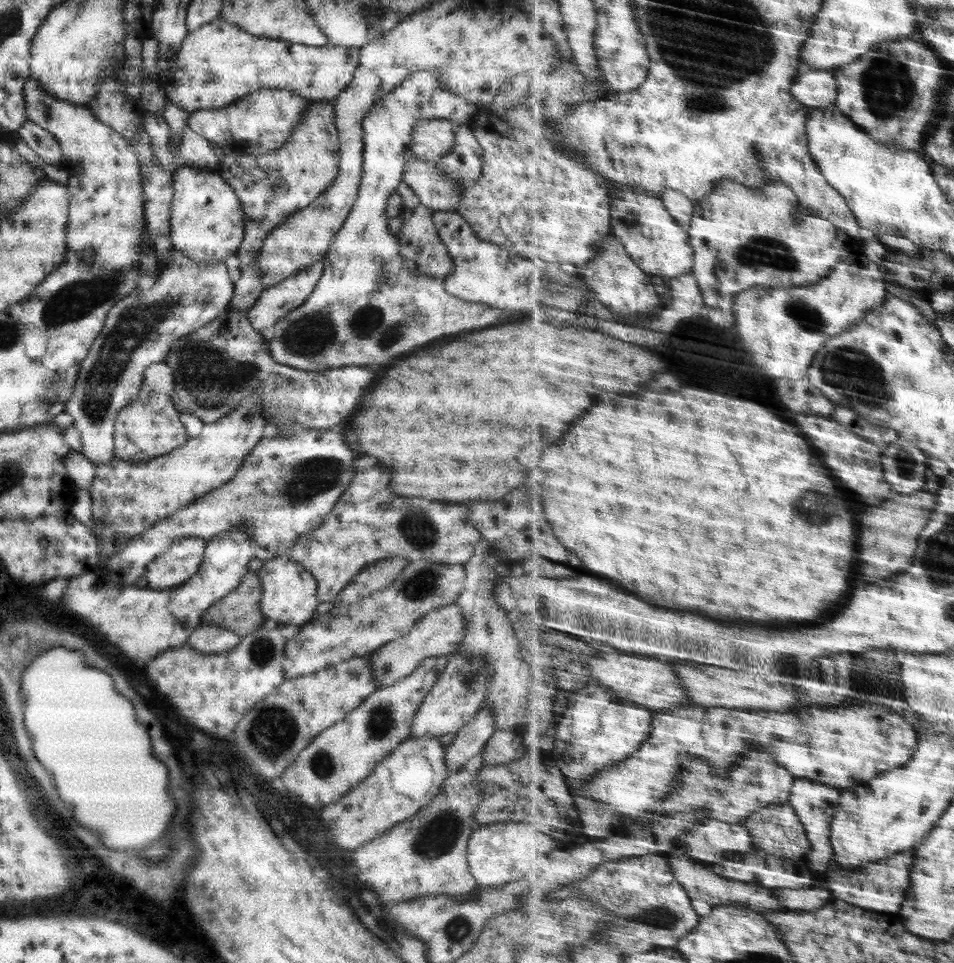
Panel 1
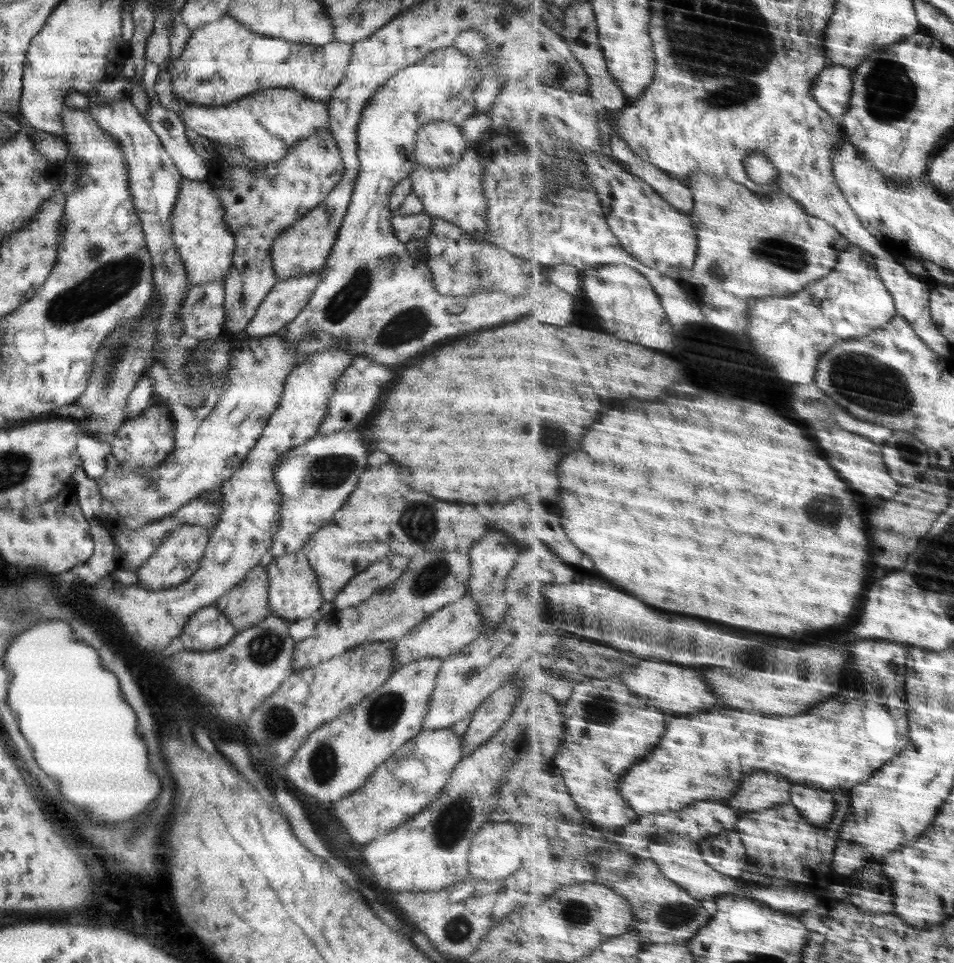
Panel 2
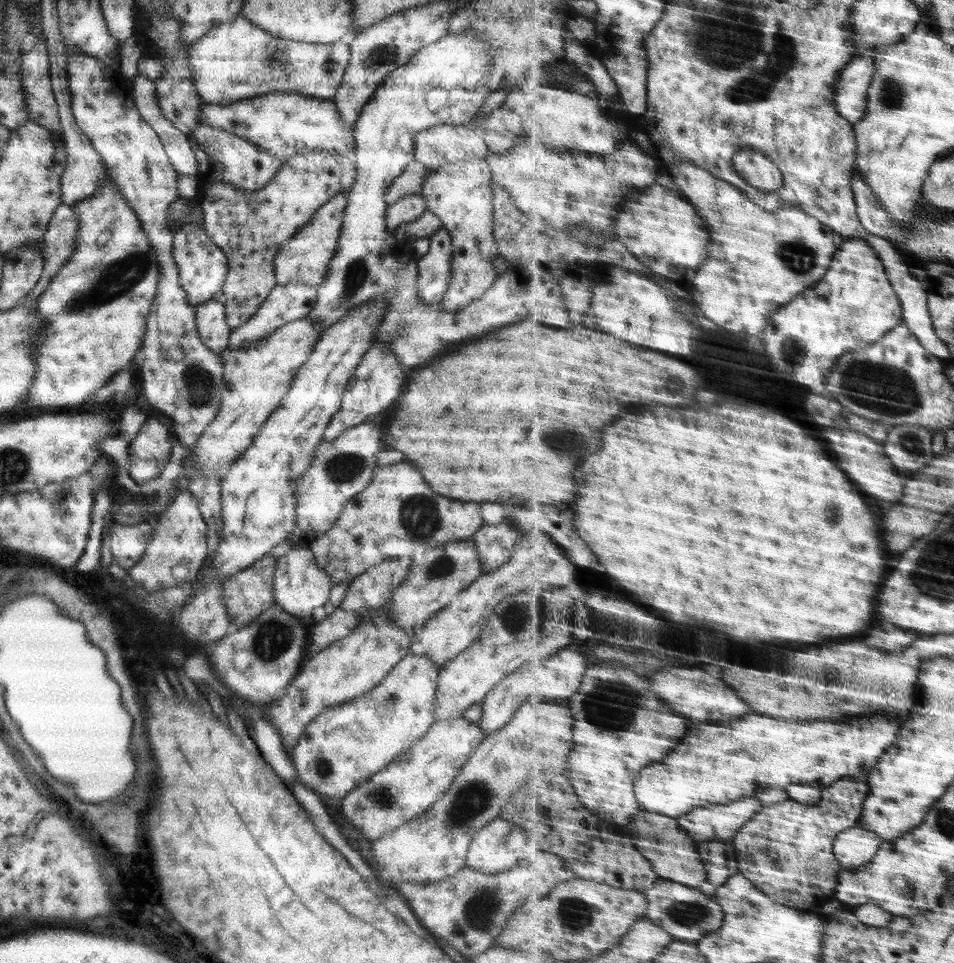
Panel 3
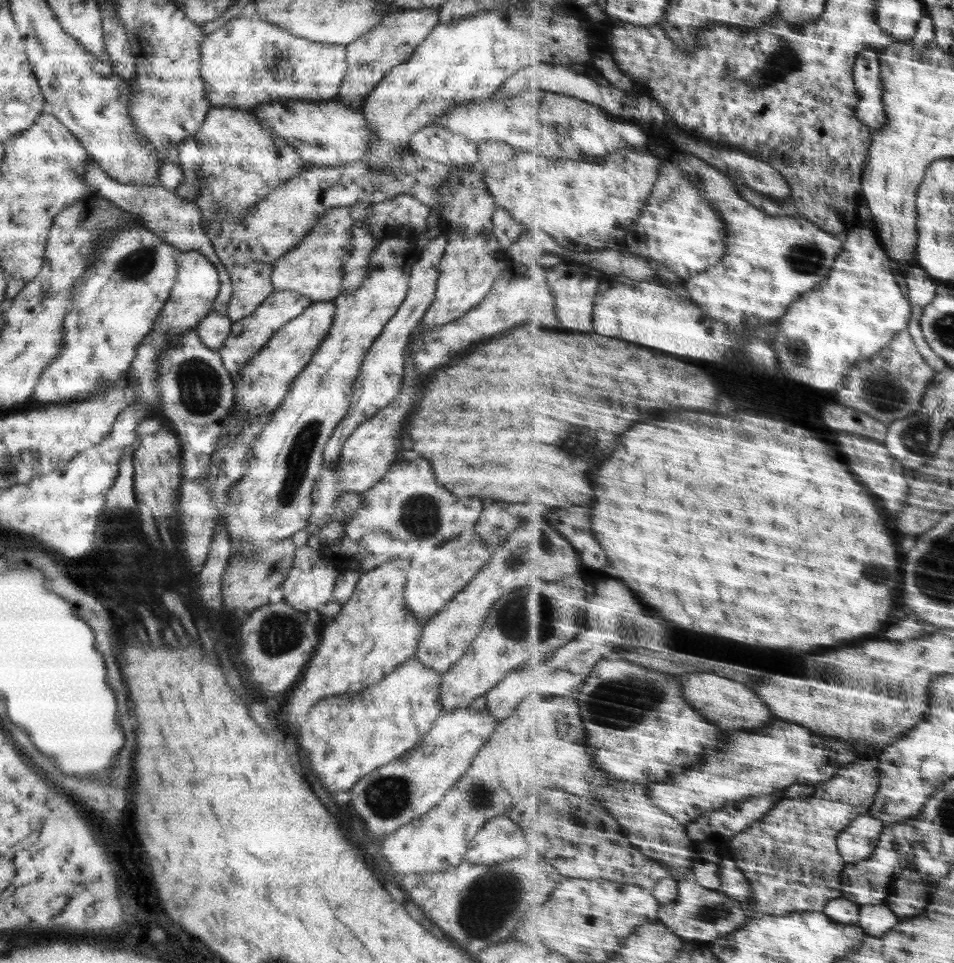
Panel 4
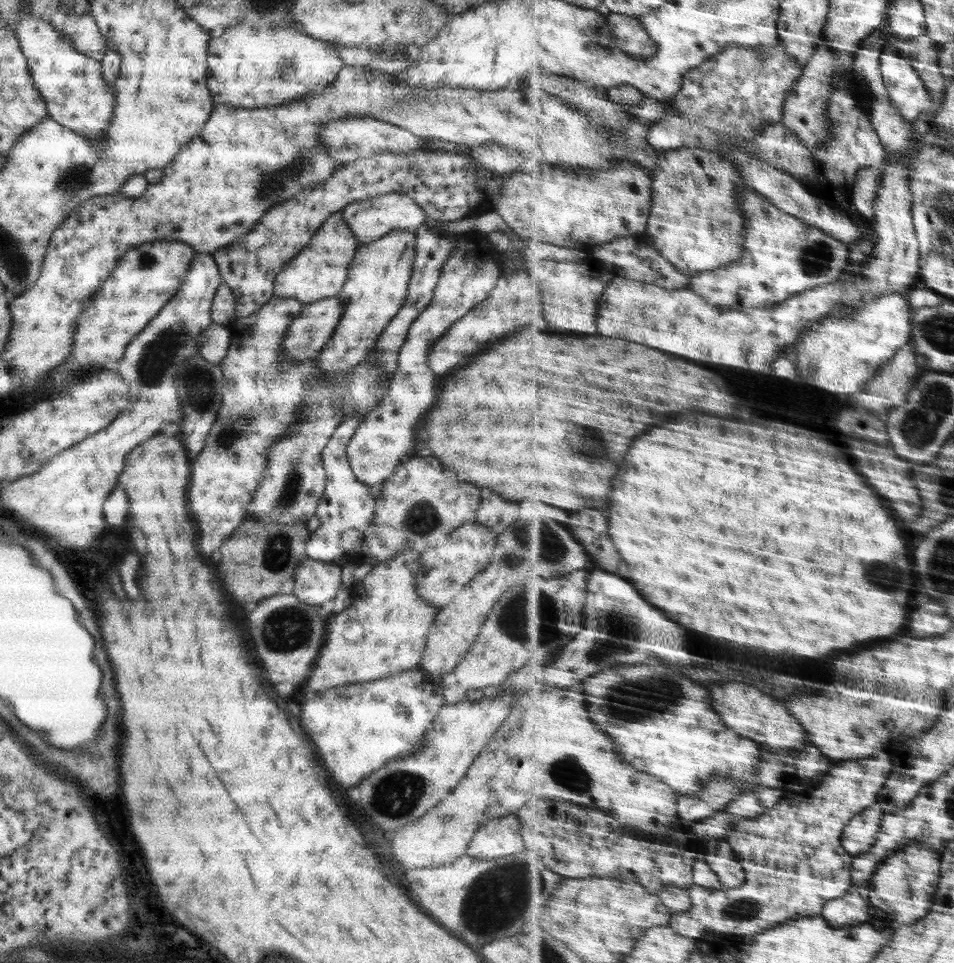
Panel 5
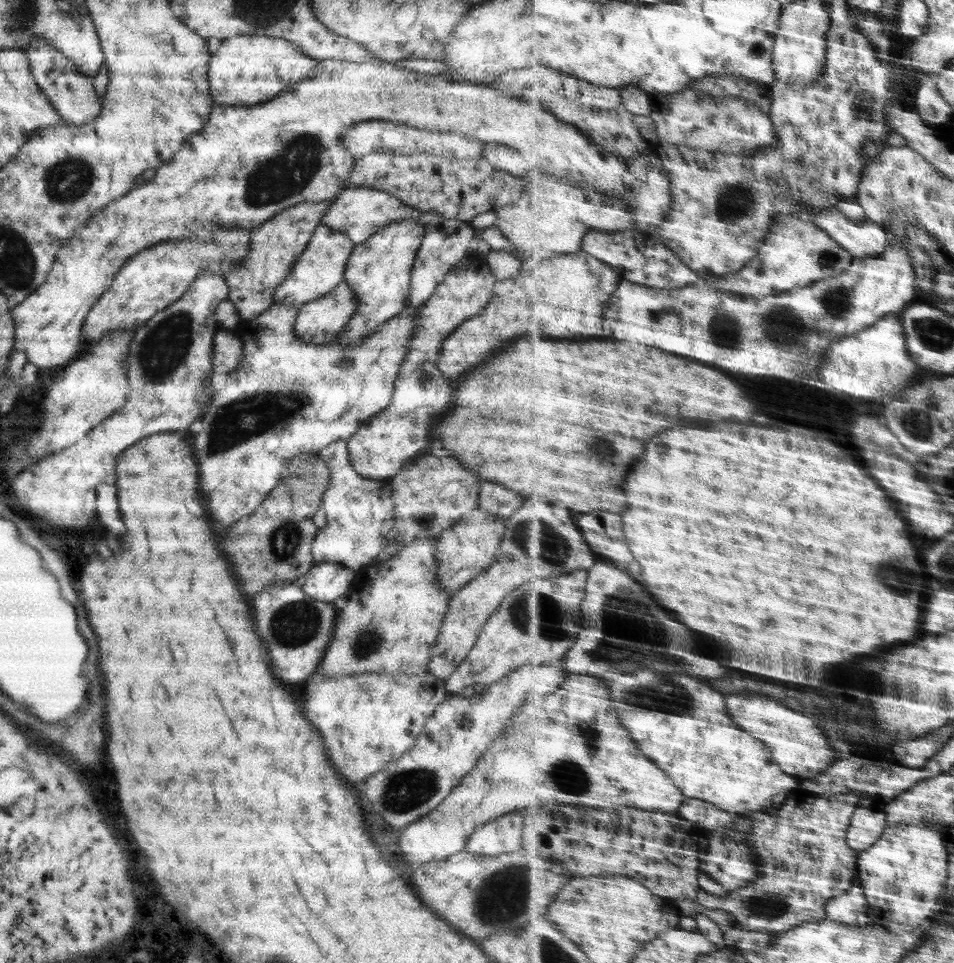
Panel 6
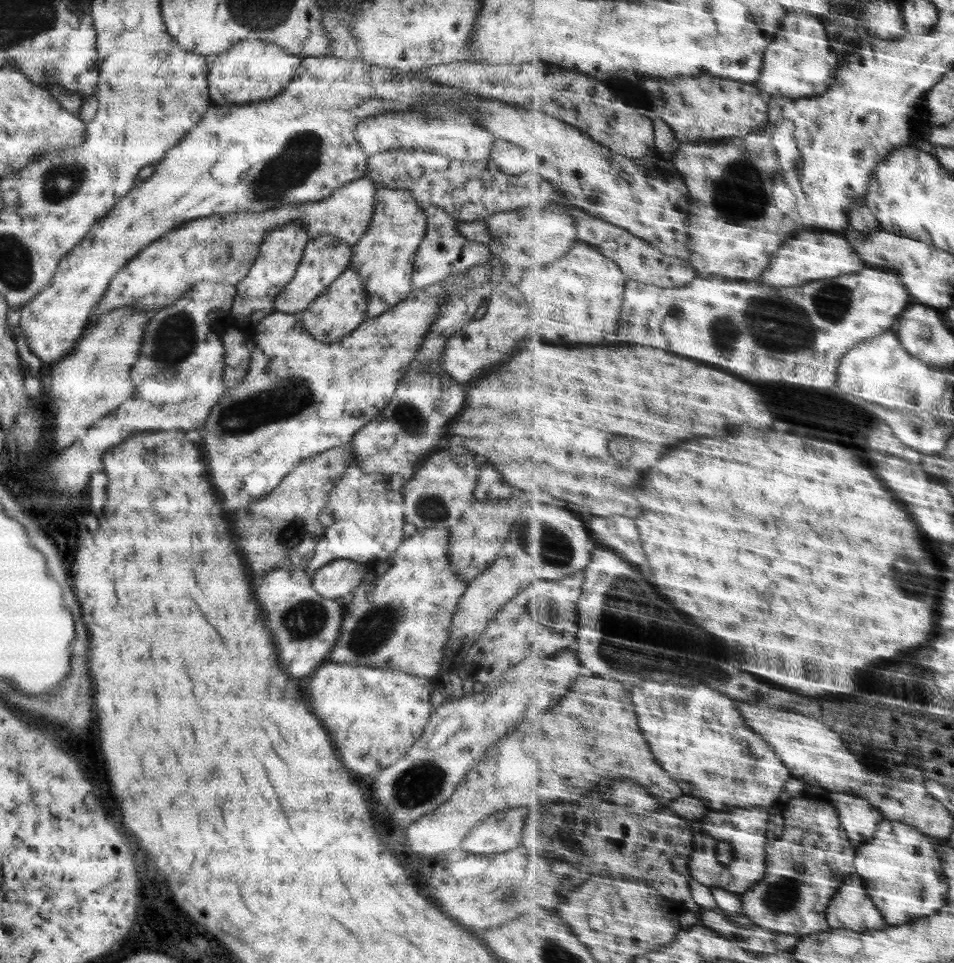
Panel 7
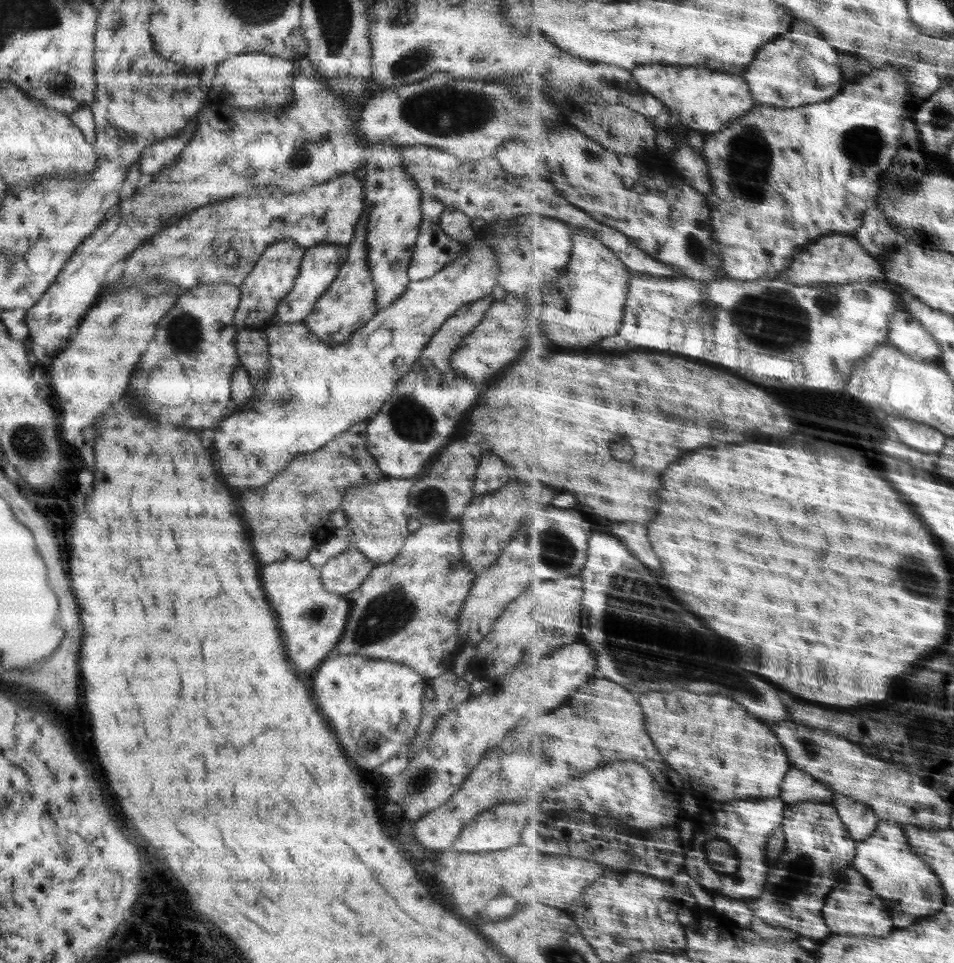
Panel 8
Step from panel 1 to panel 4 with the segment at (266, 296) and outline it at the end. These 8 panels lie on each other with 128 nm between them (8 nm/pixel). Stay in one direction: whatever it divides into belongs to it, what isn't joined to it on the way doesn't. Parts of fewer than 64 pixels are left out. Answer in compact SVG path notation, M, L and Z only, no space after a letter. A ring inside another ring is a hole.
M273 290L271 295L267 296L249 316L232 322L227 338L223 341L221 348L217 350L219 357L221 357L221 363L229 373L230 378L237 378L242 366L253 357L253 354L259 352L259 349L271 338L271 335L283 324L299 316L311 303L313 301L306 296L299 295L299 293L289 290Z

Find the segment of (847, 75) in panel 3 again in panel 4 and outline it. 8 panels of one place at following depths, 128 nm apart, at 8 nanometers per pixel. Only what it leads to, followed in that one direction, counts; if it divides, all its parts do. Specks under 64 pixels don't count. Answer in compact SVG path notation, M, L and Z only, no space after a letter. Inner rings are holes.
M867 48L858 56L854 66L854 81L859 97L856 113L872 130L883 128L887 122L879 54L878 48Z

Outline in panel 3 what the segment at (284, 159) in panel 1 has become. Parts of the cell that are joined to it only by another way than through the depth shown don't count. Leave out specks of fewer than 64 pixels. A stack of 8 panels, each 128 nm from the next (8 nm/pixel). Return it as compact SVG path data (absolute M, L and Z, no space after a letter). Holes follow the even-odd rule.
M311 150L307 154L293 155L283 162L282 168L274 174L274 177L266 182L259 190L244 192L236 188L232 183L216 180L205 181L201 184L198 205L200 206L203 230L207 233L207 239L215 244L227 259L227 270L221 287L220 298L224 306L227 326L231 329L241 326L255 314L261 301L274 288L274 270L272 261L280 245L291 239L309 219L312 214L338 192L347 192L355 180L356 170L351 158L324 152L323 150Z

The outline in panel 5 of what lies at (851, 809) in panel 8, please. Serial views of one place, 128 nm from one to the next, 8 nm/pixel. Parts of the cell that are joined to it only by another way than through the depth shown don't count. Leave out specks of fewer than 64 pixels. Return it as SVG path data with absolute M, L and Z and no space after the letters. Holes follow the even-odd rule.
M881 801L866 808L847 824L842 836L842 846L854 857L865 855L878 843L878 834L882 831L885 812Z

